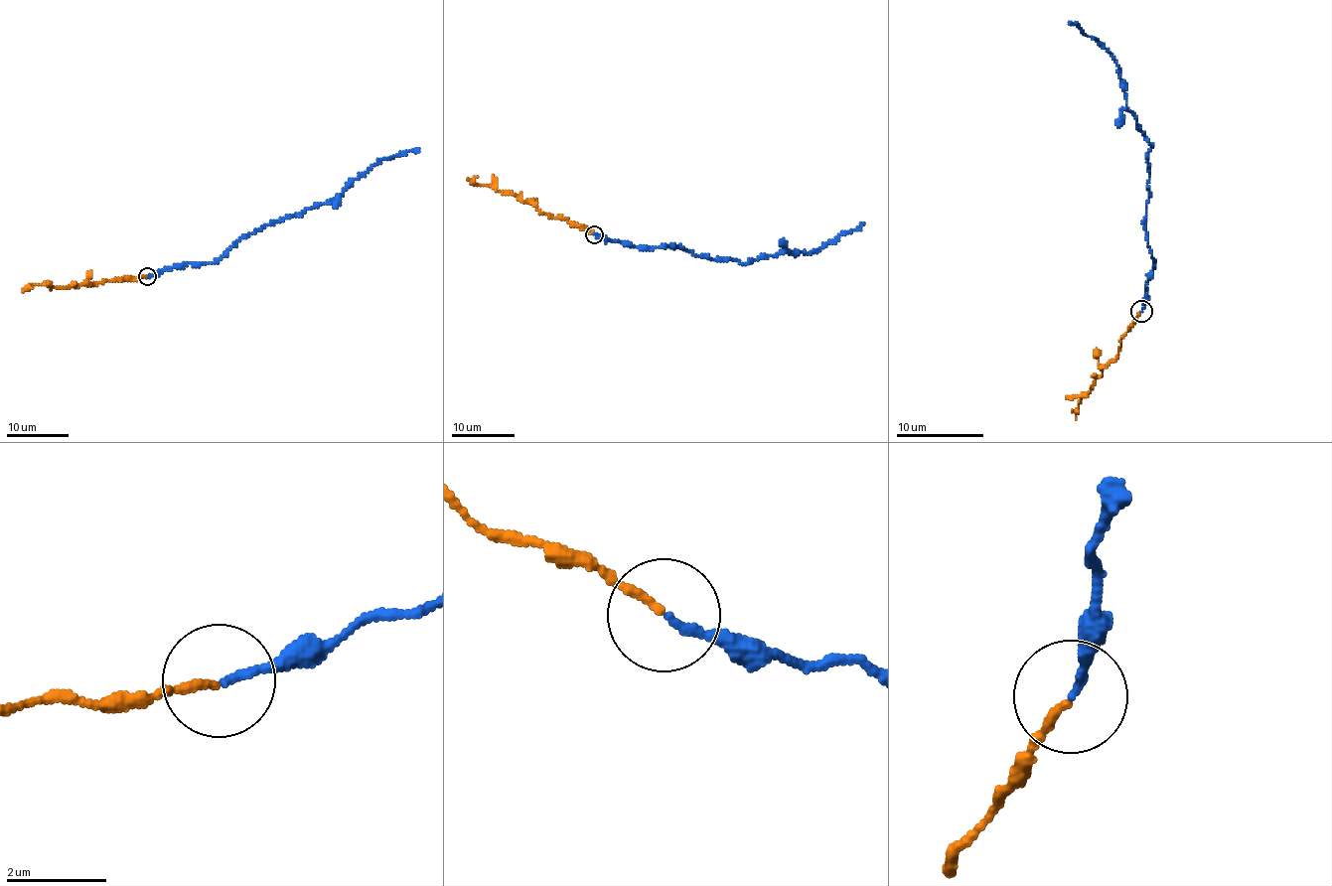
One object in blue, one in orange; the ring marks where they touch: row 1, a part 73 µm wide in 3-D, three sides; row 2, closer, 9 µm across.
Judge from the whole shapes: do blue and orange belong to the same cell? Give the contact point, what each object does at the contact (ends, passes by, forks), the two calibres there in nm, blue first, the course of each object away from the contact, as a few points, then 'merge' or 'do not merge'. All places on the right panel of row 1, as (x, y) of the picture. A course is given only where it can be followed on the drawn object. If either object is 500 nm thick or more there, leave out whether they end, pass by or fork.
place (1141, 311); blue ends; orange ends; calibres 150 and 160 nm; course blue (1142, 312), (1155, 259), (1145, 231), (1153, 145), (1128, 109), (1124, 84), (1106, 48), (1077, 22), (1069, 23); course orange (1142, 312), (1121, 339), (1118, 356), (1103, 367), (1102, 376), (1093, 384), (1093, 389), (1081, 396), (1076, 419); do not merge

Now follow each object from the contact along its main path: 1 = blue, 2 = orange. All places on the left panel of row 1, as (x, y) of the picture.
1: (147, 277), (187, 263), (215, 263), (249, 233), (329, 203), (378, 163), (419, 150)
2: (147, 277), (67, 287), (30, 285), (22, 291)

